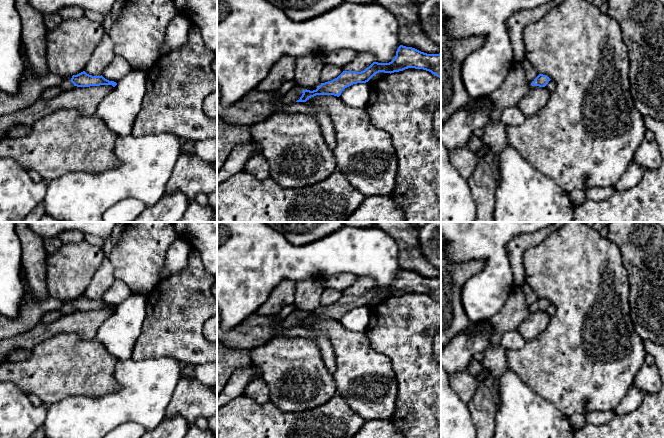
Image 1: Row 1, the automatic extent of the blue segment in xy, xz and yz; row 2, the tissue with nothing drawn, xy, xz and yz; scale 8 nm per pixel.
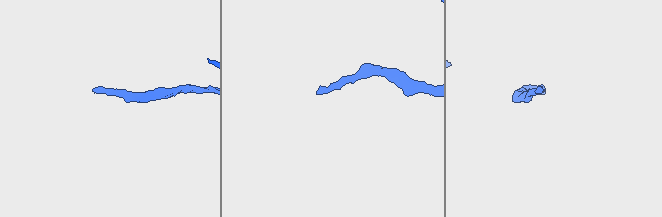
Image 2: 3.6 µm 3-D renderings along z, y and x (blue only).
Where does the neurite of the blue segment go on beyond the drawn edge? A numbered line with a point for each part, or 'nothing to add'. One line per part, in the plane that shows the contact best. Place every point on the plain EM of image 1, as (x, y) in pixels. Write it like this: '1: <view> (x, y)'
1: xy (31, 312)

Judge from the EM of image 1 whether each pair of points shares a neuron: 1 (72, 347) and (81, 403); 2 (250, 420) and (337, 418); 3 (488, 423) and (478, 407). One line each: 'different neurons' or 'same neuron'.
1: different neurons
2: same neuron
3: same neuron

